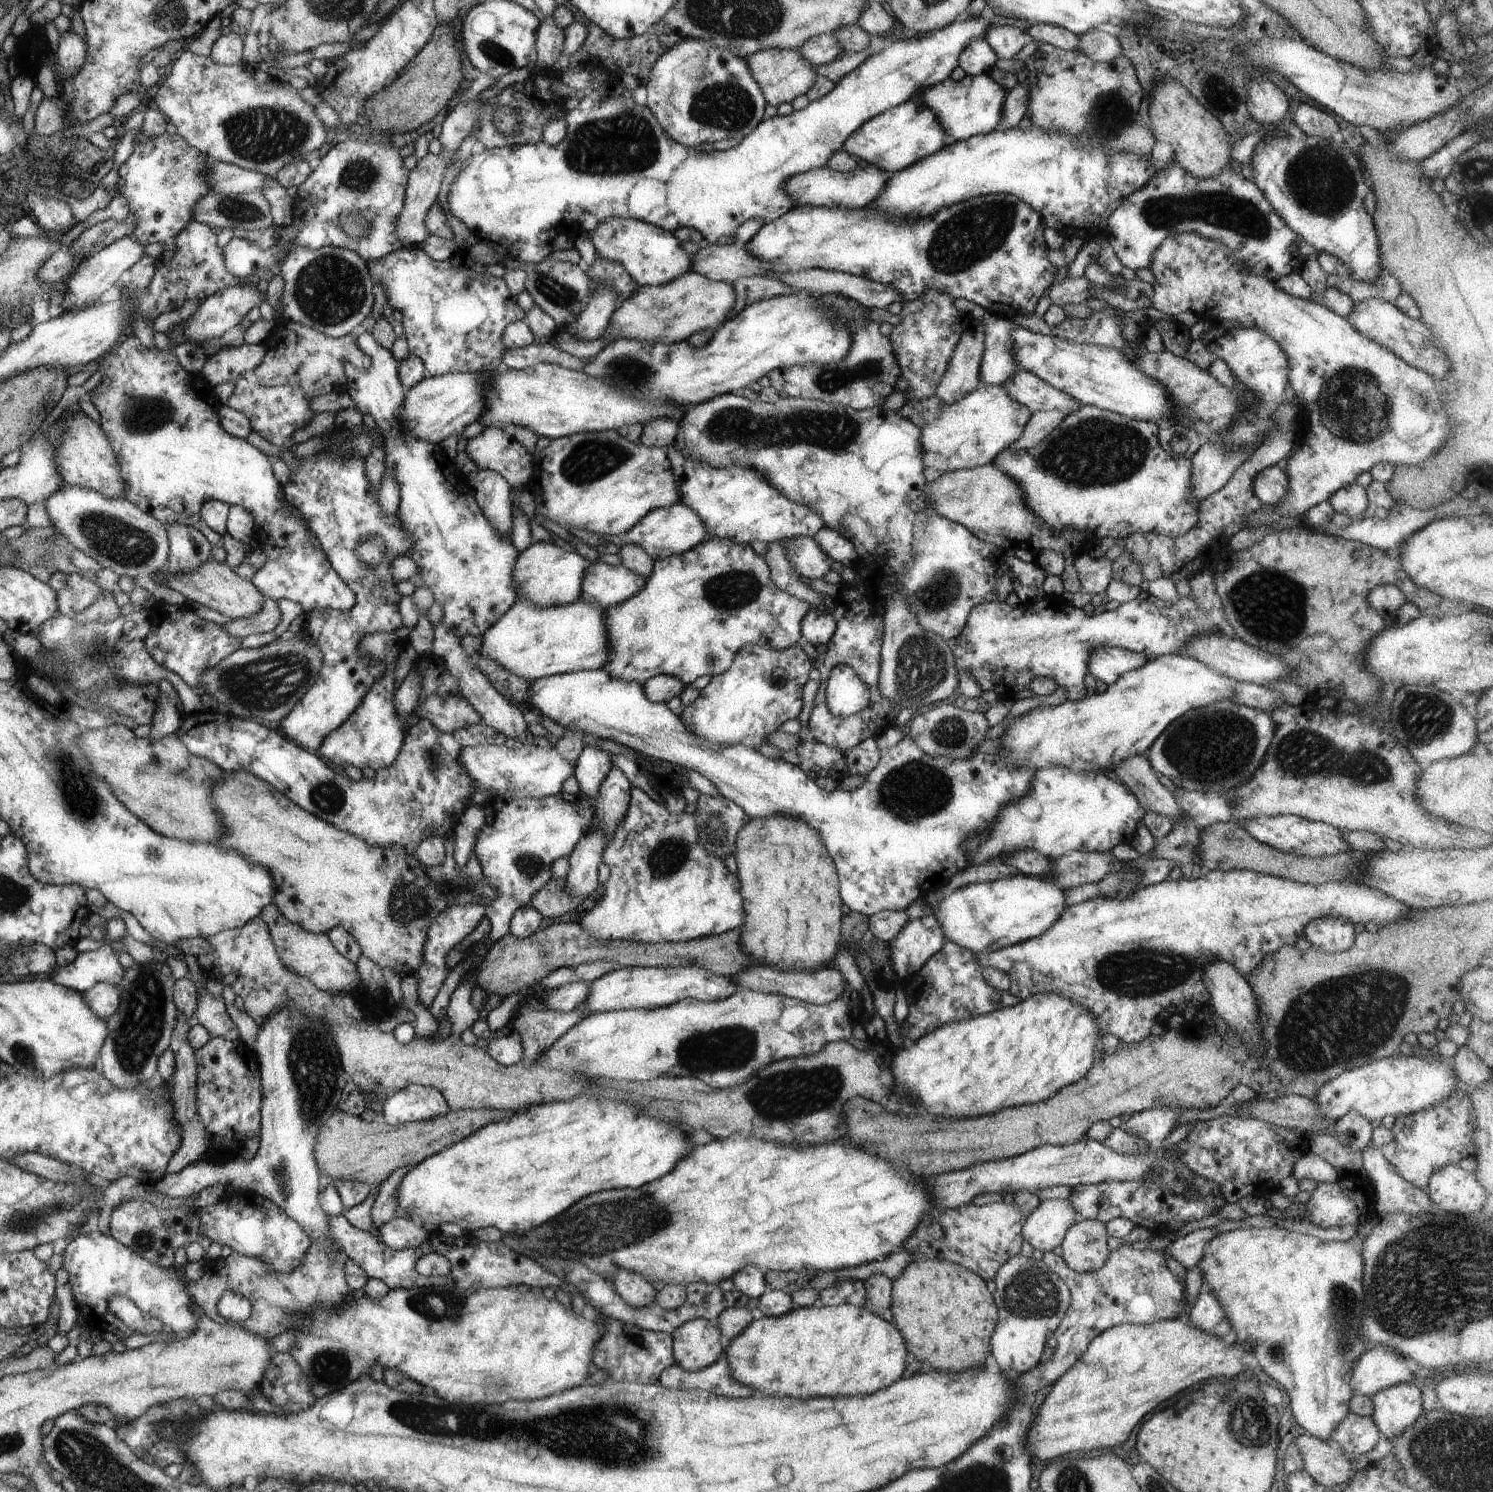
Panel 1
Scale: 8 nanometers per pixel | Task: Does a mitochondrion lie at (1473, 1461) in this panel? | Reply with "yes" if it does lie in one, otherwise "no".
yes

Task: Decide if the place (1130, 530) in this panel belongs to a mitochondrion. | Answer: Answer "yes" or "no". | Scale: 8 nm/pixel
no

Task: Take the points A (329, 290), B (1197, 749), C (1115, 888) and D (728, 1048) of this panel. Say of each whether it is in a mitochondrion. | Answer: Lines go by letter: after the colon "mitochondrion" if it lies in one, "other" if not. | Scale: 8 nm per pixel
A: mitochondrion
B: mitochondrion
C: mitochondrion
D: mitochondrion

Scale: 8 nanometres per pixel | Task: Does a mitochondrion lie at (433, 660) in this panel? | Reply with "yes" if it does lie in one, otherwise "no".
no

